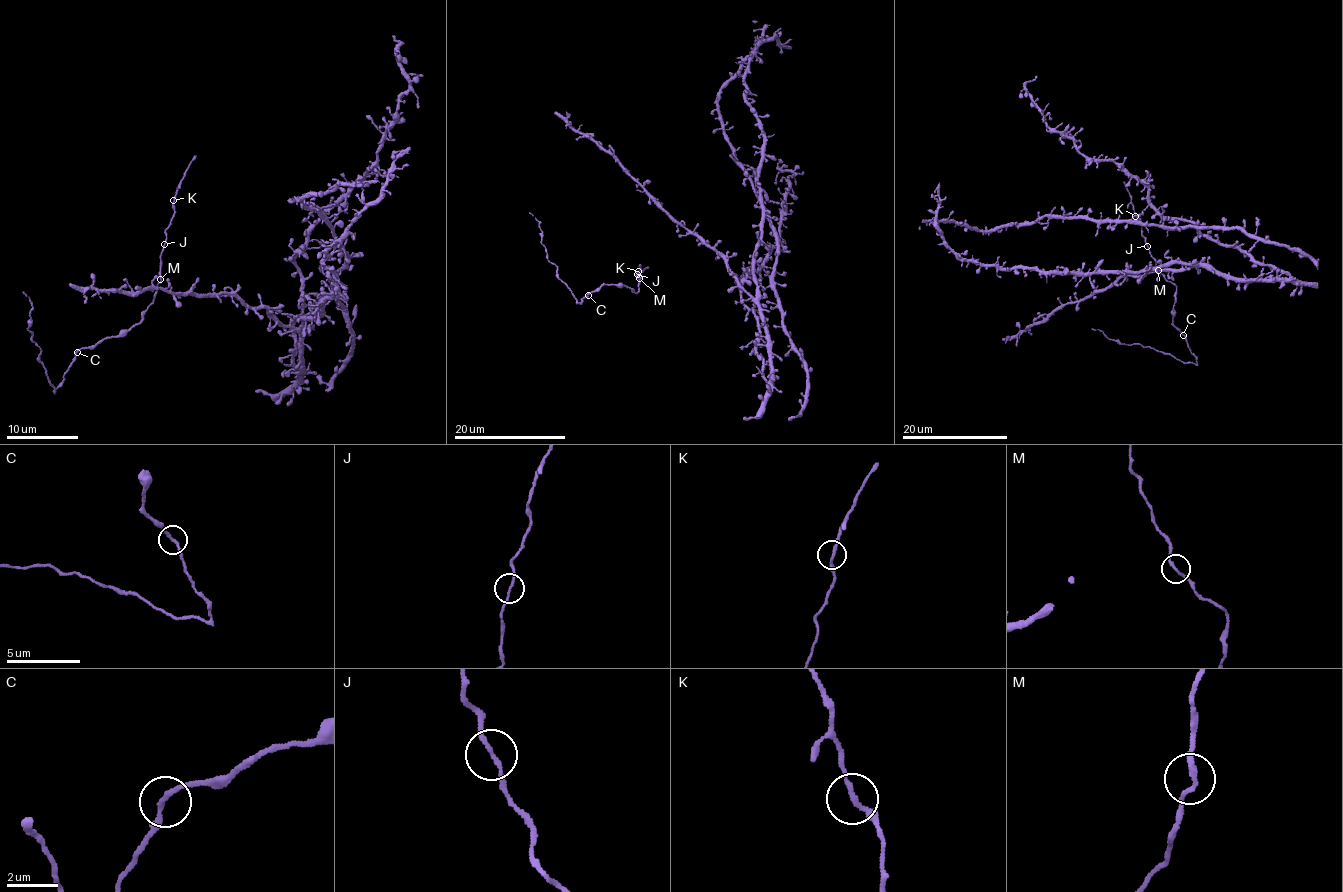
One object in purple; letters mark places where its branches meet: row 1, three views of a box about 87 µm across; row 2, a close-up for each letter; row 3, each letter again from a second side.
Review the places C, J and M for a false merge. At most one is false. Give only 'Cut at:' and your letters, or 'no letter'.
Cut at: no letter

